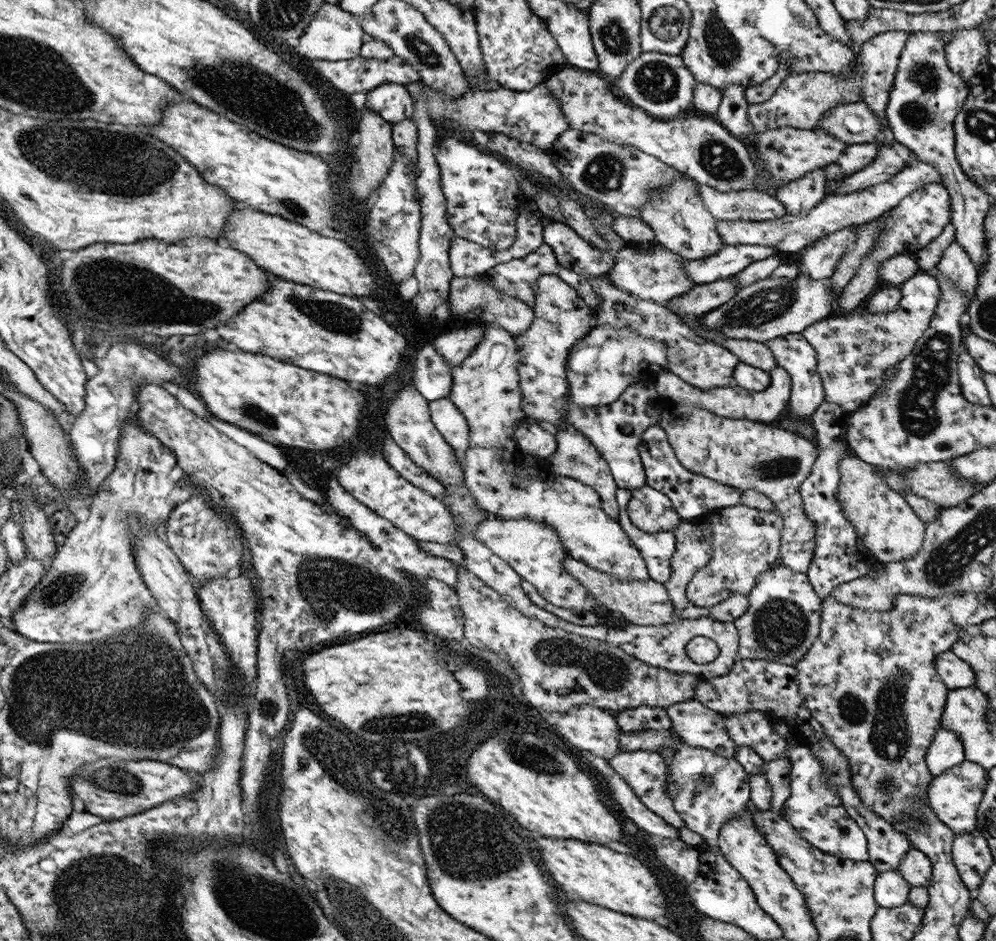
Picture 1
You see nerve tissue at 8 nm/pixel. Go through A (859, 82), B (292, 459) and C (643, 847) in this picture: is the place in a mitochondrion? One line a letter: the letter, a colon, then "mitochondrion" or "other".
A: other
B: other
C: other

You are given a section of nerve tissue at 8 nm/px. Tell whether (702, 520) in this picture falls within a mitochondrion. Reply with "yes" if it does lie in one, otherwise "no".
no

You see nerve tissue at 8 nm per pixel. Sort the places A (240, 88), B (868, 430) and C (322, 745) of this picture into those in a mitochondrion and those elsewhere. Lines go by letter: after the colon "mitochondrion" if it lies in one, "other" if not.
A: mitochondrion
B: other
C: mitochondrion

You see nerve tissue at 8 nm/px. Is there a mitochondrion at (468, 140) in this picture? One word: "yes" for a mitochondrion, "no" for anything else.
no

